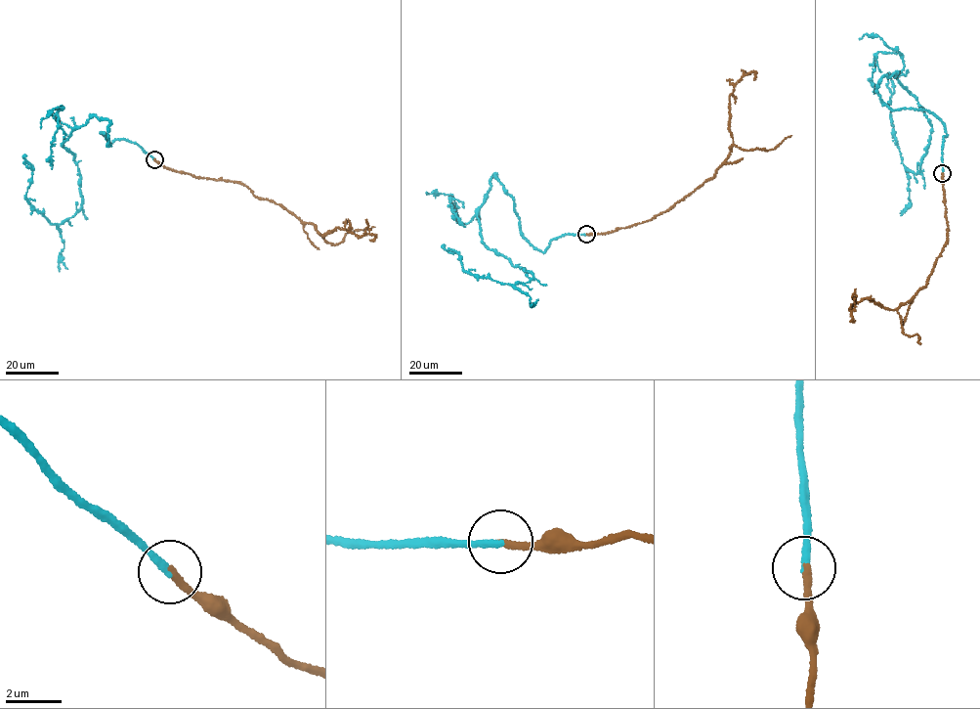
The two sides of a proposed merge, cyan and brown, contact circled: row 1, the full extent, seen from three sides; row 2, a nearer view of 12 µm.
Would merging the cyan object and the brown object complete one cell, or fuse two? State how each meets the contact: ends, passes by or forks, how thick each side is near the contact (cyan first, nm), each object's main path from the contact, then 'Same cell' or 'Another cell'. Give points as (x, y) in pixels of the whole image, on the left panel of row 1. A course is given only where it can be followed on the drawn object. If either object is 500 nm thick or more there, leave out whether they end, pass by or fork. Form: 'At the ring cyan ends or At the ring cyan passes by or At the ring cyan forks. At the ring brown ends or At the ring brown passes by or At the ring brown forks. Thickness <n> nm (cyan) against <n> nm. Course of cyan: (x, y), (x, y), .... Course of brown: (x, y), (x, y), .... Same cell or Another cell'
At the ring cyan ends. At the ring brown ends. Thickness 260 nm (cyan) against 280 nm. Course of cyan: (154, 159), (100, 133), (107, 144), (93, 115), (62, 145), (82, 200), (56, 225), (25, 198), (25, 155). Course of brown: (154, 159), (196, 177), (245, 185), (256, 197), (314, 225), (322, 237), (339, 227), (374, 235), (370, 240). Same cell

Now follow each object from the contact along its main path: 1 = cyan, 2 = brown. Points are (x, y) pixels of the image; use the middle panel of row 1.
1: (587, 234), (536, 248), (494, 174), (477, 213), (483, 243), (534, 278), (511, 285), (464, 271), (444, 244)
2: (587, 234), (652, 219), (713, 178), (733, 145), (730, 96), (745, 74), (754, 71), (754, 80)

